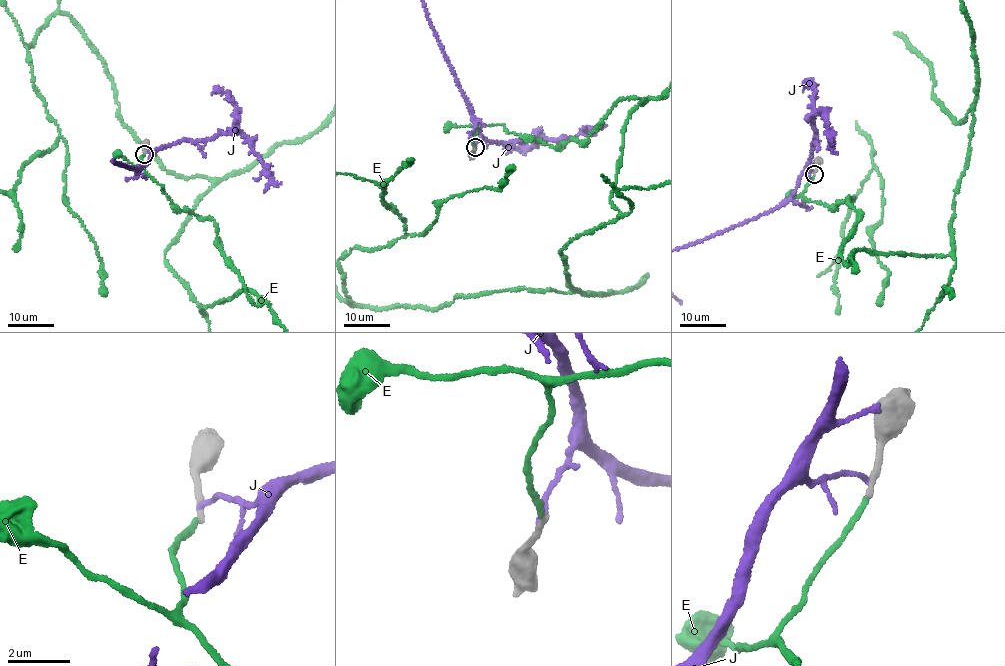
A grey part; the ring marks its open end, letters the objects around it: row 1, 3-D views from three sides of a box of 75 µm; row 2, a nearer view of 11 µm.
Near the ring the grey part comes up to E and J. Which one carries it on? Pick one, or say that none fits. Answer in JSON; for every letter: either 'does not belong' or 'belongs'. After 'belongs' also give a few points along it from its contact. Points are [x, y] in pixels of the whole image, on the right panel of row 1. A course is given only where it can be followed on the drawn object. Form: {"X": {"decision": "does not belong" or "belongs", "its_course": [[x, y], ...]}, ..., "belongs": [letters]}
{"E": {"decision": "belongs"}, "J": {"decision": "does not belong"}, "belongs": ["E"]}

